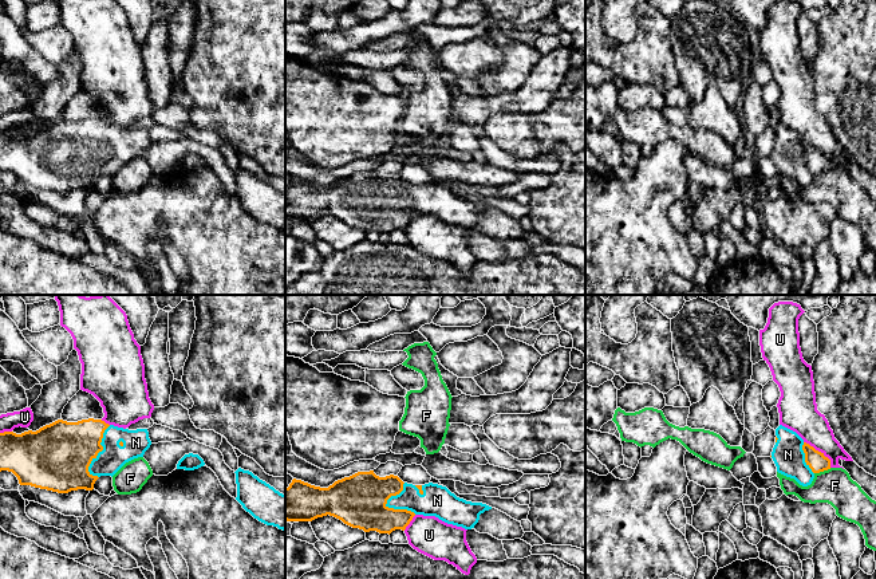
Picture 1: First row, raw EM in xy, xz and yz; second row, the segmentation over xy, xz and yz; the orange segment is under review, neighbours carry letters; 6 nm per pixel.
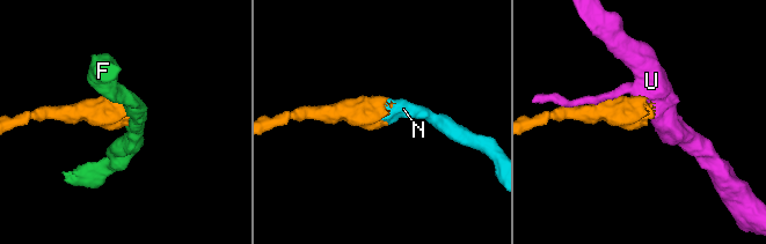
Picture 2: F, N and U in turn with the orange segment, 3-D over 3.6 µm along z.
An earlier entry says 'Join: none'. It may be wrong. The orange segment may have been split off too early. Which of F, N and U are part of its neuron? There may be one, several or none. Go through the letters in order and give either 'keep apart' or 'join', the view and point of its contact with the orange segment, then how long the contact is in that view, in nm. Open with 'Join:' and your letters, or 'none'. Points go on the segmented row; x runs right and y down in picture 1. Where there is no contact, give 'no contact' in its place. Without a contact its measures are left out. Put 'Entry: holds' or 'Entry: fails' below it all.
Join: N
F: keep apart; meets orange in yz at (823, 471); contact 110 nm long
N: join; meets orange in xy at (101, 451); contact 320 nm long
U: keep apart; meets orange in yz at (820, 452); contact 220 nm long
Entry: fails

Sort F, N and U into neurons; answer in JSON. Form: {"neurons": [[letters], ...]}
{"neurons": [["F"], ["N"], ["U"]]}

